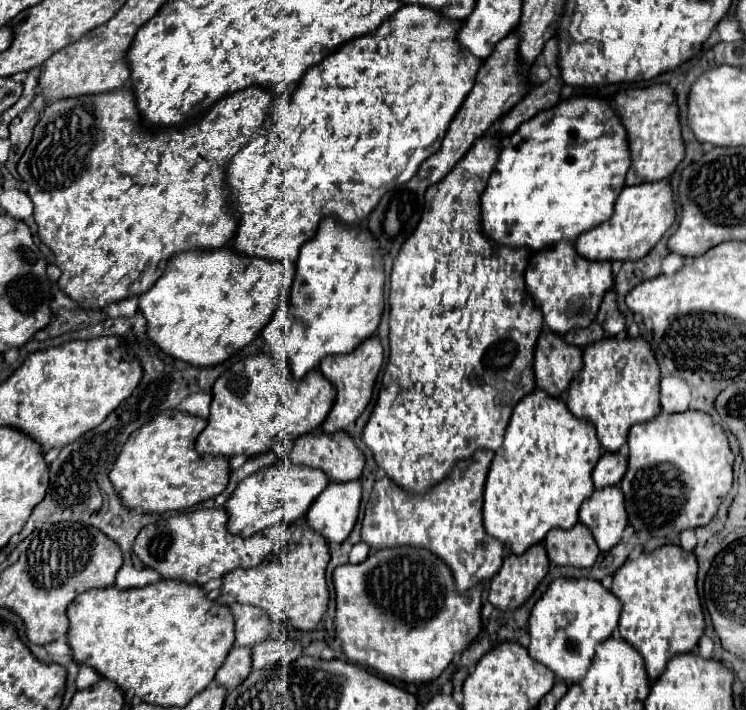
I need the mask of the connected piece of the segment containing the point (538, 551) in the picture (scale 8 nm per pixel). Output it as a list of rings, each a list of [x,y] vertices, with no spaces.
[[[543,543],[529,547],[523,555],[507,555],[501,569],[489,581],[489,601],[497,609],[517,609],[545,577],[549,559]]]

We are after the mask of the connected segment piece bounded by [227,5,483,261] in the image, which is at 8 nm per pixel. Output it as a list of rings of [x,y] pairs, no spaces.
[[[403,5],[395,15],[385,19],[375,31],[363,35],[361,39],[351,39],[351,43],[343,43],[343,47],[339,47],[335,53],[327,55],[327,59],[323,59],[319,65],[311,67],[307,71],[307,75],[303,75],[303,79],[299,81],[289,105],[277,103],[275,107],[272,107],[273,103],[271,103],[269,119],[263,123],[259,133],[231,159],[231,163],[229,163],[231,167],[227,167],[227,185],[231,187],[231,203],[235,209],[239,209],[237,213],[241,215],[237,235],[233,241],[233,249],[239,253],[251,255],[251,257],[295,261],[301,245],[317,231],[317,225],[325,215],[331,215],[331,211],[333,211],[333,215],[339,217],[341,223],[357,225],[371,213],[371,209],[379,203],[379,199],[389,189],[407,183],[415,175],[419,165],[439,149],[439,143],[443,141],[447,127],[449,127],[451,119],[455,117],[455,111],[461,107],[463,99],[471,91],[471,87],[475,83],[475,75],[477,75],[479,67],[483,65],[483,59],[475,59],[475,55],[467,55],[467,51],[463,51],[463,47],[459,47],[459,39],[455,39],[455,35],[459,33],[461,25],[463,25],[463,21],[449,19],[439,11],[431,11],[431,7]]]

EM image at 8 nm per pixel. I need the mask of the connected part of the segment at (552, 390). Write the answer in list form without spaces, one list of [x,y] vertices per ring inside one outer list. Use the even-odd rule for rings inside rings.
[[[553,331],[541,333],[533,365],[537,387],[553,397],[563,395],[575,373],[583,367],[581,355],[583,349],[565,343],[561,335],[555,335]]]

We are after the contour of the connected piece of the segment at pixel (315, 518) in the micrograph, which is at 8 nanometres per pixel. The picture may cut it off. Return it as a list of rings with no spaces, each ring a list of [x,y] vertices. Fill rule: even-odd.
[[[361,481],[329,483],[307,513],[307,523],[329,543],[343,543],[351,533],[361,503]]]

